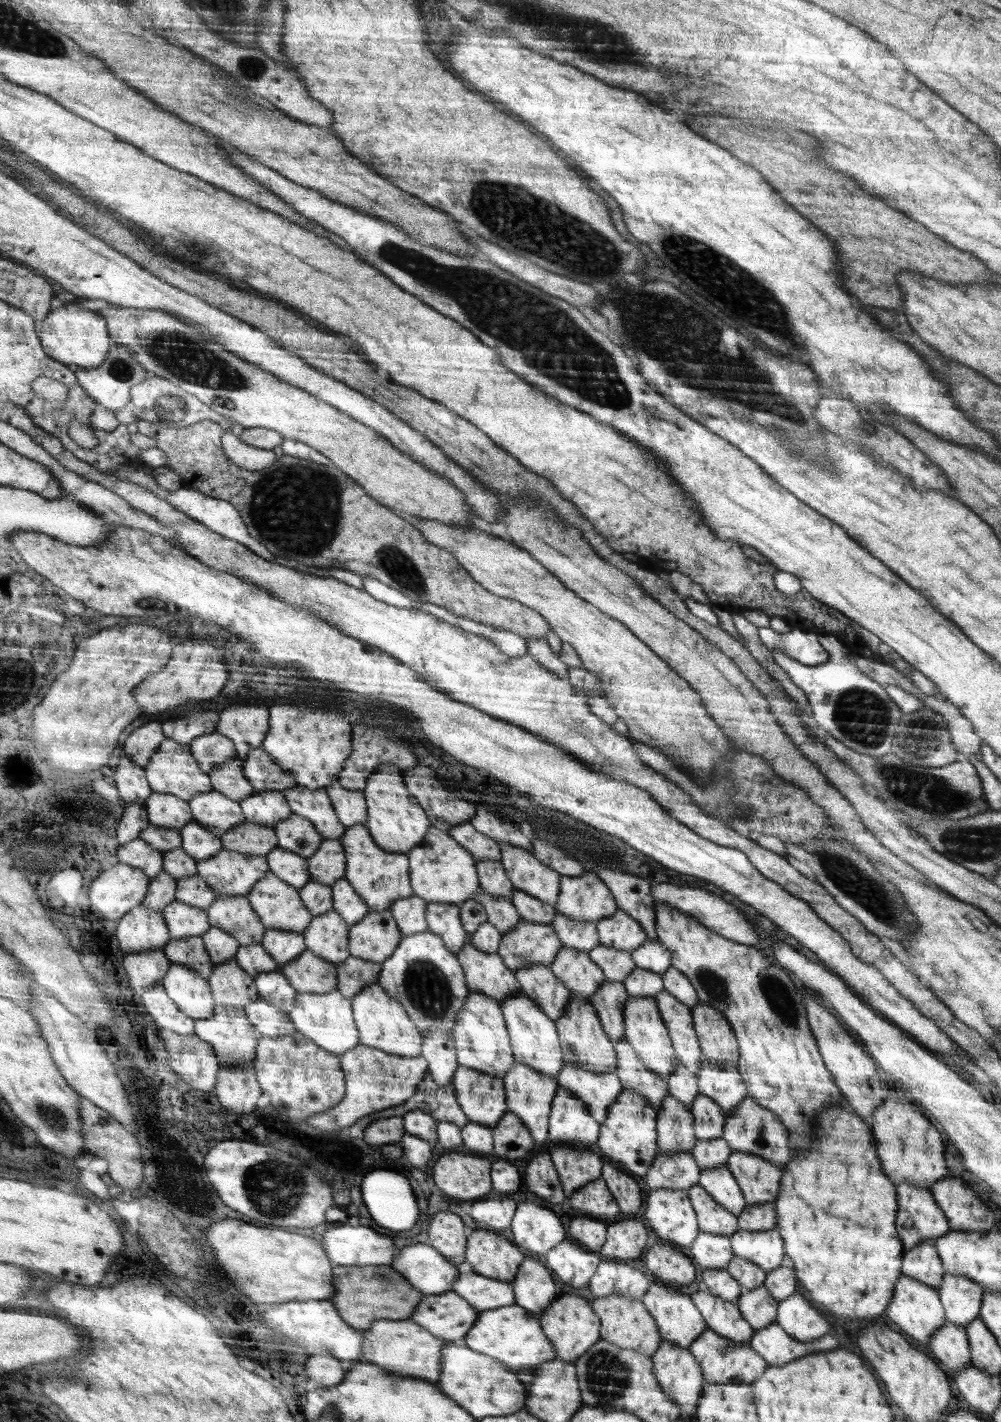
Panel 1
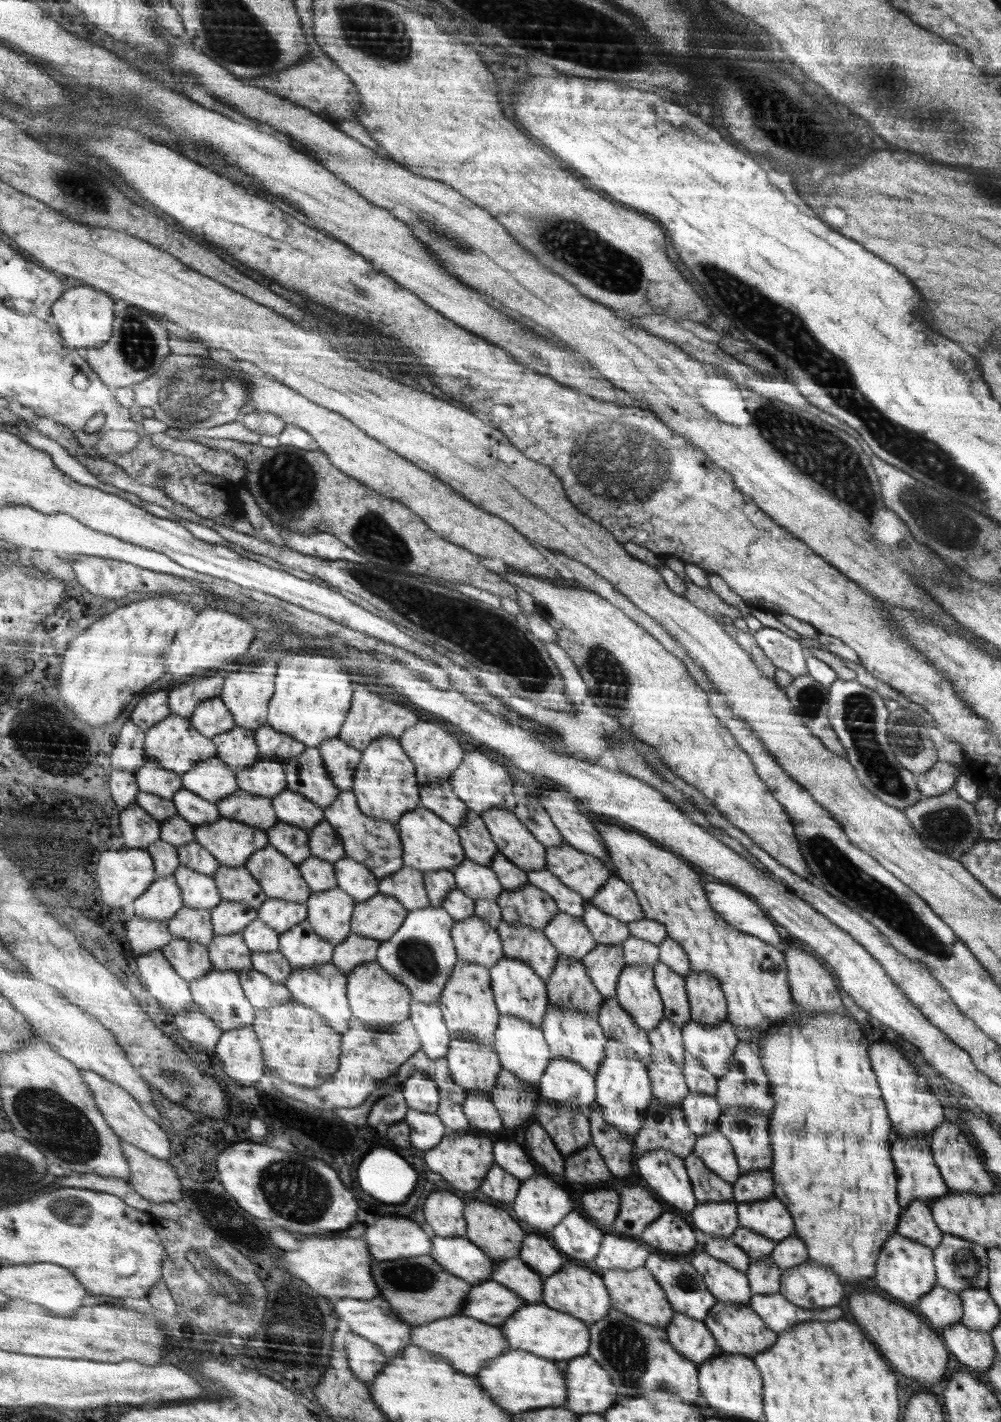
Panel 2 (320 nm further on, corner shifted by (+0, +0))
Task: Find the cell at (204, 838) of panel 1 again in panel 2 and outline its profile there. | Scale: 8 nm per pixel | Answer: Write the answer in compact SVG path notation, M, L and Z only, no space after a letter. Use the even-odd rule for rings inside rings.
M186 788L178 791L173 801L179 808L179 814L196 828L210 826L223 816L219 805Z

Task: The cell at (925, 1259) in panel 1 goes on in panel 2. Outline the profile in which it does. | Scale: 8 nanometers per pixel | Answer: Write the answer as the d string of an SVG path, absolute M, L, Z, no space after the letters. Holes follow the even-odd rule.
M912 1200L903 1210L896 1233L922 1243L932 1250L940 1244L943 1235L933 1219L930 1206L921 1200Z

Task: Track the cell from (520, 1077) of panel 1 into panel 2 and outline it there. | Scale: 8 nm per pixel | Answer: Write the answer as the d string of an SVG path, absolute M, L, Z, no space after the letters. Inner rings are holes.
M499 1015L498 1029L495 1030L494 1037L494 1047L502 1062L502 1067L512 1071L512 1074L527 1082L538 1092L539 1080L553 1056L543 1029L526 1019L521 1019L518 1015Z

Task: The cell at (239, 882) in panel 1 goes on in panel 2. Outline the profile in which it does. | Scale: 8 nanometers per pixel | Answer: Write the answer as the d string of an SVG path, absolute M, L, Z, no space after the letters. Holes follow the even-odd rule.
M220 818L210 826L198 826L197 840L218 858L222 865L245 866L252 854L270 844L268 835L256 826L230 818Z

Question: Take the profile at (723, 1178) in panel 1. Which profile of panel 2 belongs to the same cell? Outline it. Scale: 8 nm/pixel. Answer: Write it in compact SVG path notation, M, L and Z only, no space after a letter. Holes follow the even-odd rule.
M720 1130L706 1131L706 1134L697 1136L693 1153L697 1154L705 1165L710 1167L716 1174L719 1174L723 1179L726 1179L734 1186L735 1182L739 1180L742 1171L739 1169L738 1158L733 1150L730 1139L722 1134Z

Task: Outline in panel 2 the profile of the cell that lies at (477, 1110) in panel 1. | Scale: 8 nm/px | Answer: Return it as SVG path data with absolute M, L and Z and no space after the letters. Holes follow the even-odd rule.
M464 1037L451 1038L445 1058L454 1082L464 1087L468 1094L470 1091L486 1091L490 1095L504 1069L495 1047Z

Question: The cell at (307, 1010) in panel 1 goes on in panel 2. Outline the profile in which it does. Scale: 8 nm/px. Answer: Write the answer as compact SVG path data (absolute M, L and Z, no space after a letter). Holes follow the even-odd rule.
M324 963L311 967L293 970L285 981L286 988L291 992L291 998L304 1006L318 1011L333 1029L346 1032L351 1026L350 999L347 997L347 976L335 965Z

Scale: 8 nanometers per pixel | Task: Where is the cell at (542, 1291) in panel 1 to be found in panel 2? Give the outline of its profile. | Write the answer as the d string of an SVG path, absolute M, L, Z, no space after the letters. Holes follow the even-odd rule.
M534 1233L527 1236L523 1242L523 1250L518 1256L542 1278L547 1278L562 1268L560 1250L556 1250L552 1242L548 1242L546 1238L536 1236Z

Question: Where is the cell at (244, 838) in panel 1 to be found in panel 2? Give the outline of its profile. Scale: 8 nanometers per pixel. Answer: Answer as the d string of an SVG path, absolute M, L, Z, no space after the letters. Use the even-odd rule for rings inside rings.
M237 790L236 794L224 798L218 804L224 818L256 826L258 830L267 832L278 822L271 798L250 794L245 790Z

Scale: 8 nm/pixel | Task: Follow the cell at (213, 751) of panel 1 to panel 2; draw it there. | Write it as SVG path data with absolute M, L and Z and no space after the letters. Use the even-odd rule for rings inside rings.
M221 696L202 701L191 719L198 730L211 739L237 726L235 714L232 714L231 708Z

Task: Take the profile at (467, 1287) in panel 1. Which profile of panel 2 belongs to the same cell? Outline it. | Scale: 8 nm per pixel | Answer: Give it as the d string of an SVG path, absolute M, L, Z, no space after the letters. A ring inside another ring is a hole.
M519 1256L495 1263L491 1279L516 1291L526 1304L543 1302L544 1278Z

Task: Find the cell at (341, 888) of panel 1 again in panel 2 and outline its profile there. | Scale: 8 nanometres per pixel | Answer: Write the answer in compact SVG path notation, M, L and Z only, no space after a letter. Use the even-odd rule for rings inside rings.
M342 858L333 864L337 886L356 902L367 901L379 893L379 881L371 870L352 858Z

